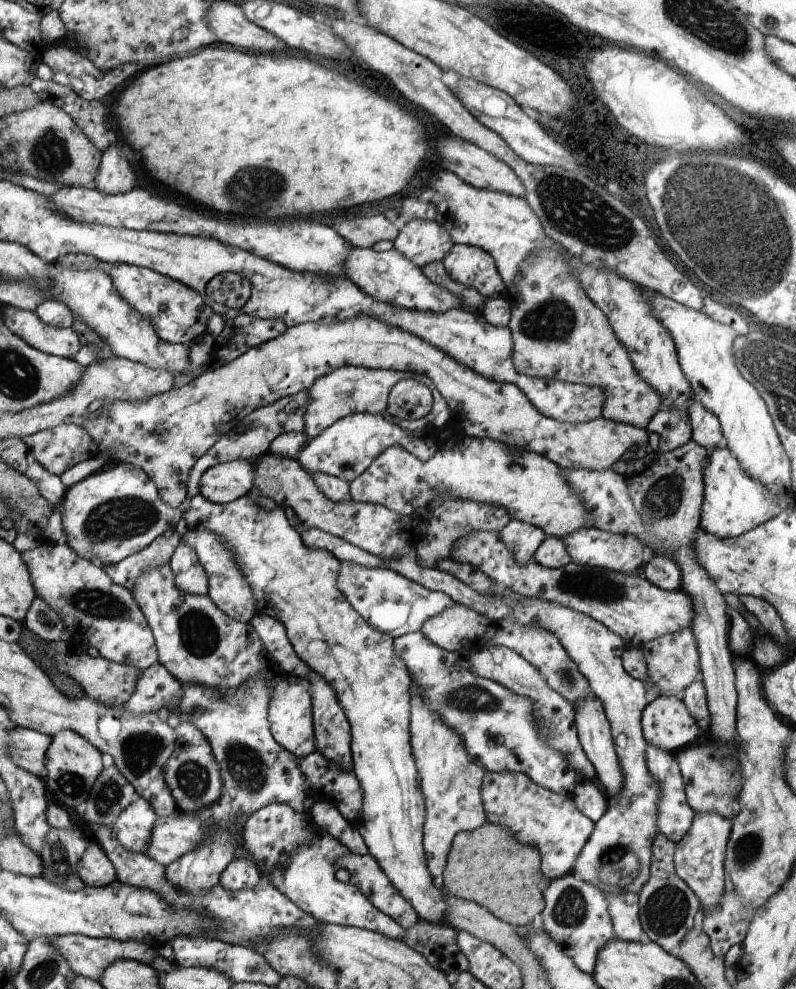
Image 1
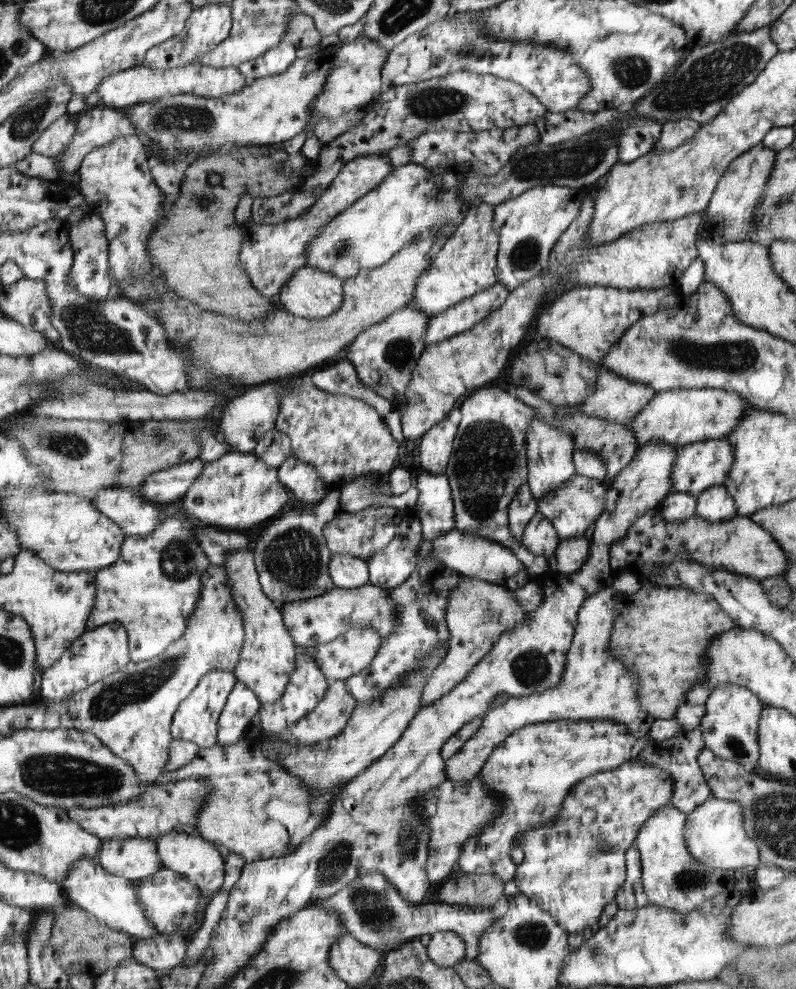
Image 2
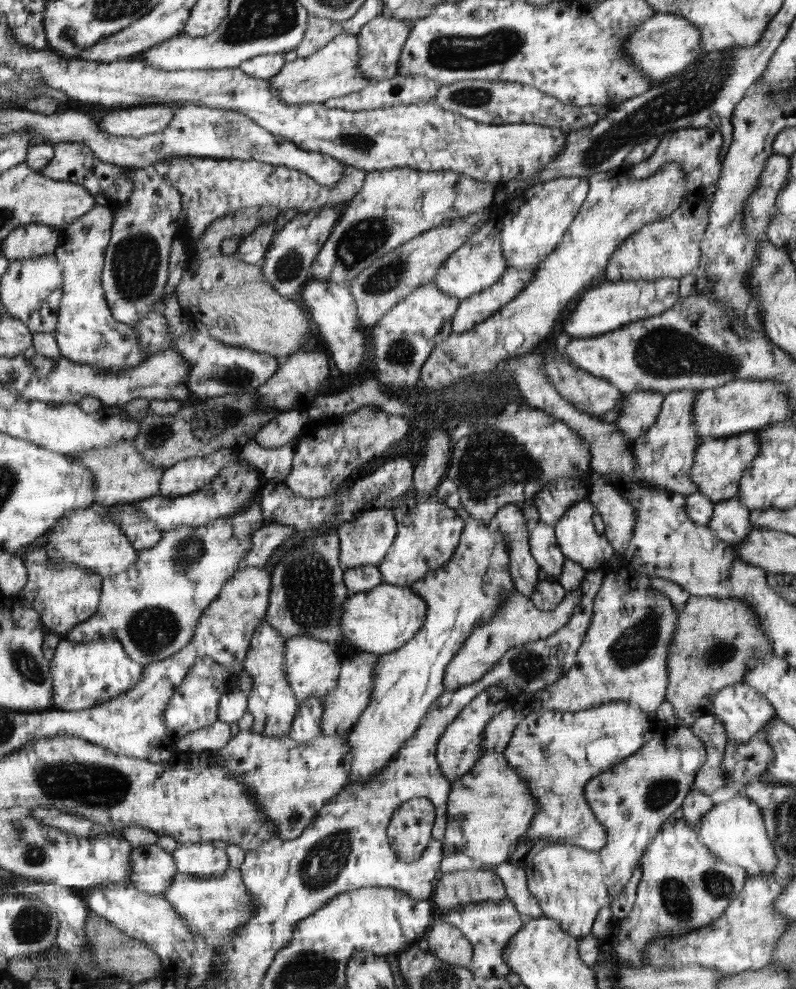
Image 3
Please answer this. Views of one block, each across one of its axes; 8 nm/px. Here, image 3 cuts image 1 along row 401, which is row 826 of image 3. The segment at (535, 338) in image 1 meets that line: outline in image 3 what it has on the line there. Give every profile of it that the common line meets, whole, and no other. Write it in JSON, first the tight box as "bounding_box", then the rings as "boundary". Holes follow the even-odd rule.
{"bounding_box":[526,723,705,938],"boundary":[[[680,723],[660,728],[639,751],[623,759],[601,775],[589,779],[584,785],[584,800],[593,817],[605,828],[606,846],[601,851],[590,852],[576,845],[558,843],[543,848],[526,866],[526,884],[531,896],[544,916],[556,920],[560,928],[570,936],[583,938],[590,934],[595,915],[603,906],[608,906],[624,890],[632,872],[639,866],[644,849],[664,822],[681,809],[695,775],[705,762],[705,746],[693,736],[689,726]]]}

